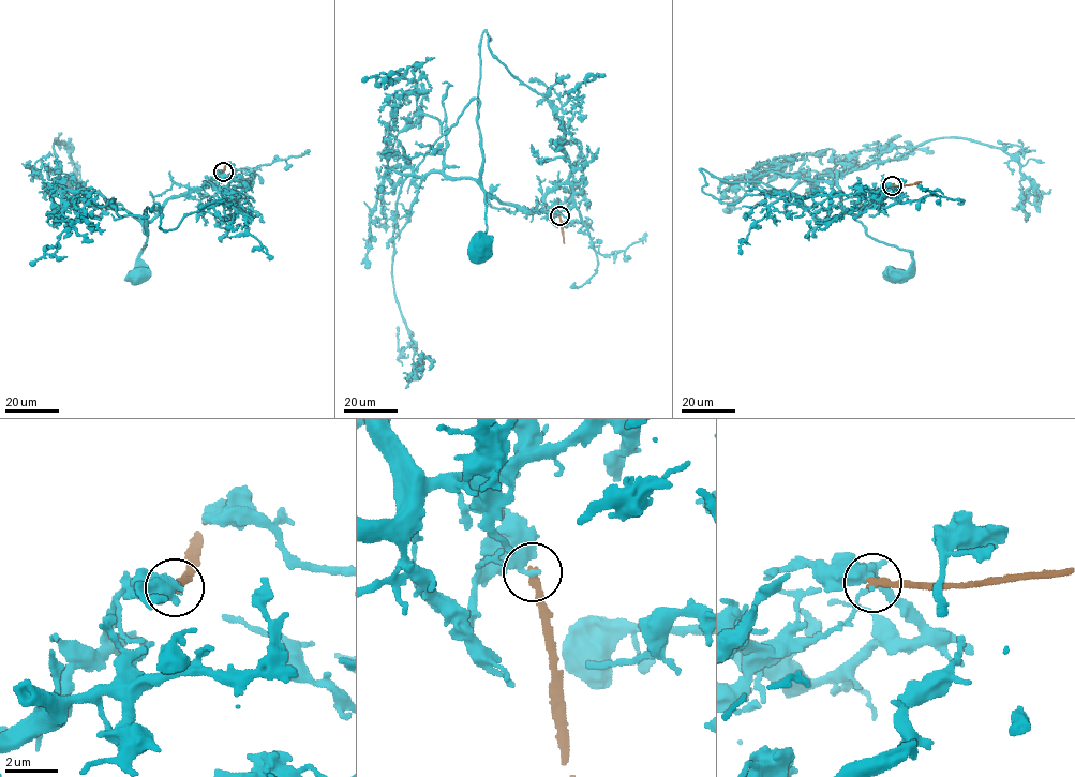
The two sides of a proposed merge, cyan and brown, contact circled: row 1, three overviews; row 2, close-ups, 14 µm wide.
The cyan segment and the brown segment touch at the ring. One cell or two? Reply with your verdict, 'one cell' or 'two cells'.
two cells

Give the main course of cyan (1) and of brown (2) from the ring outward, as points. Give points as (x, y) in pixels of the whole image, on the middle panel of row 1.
1: (560, 215), (552, 222), (545, 212), (506, 205), (484, 191), (484, 258), (490, 245), (484, 241)
2: (560, 215), (564, 243)

